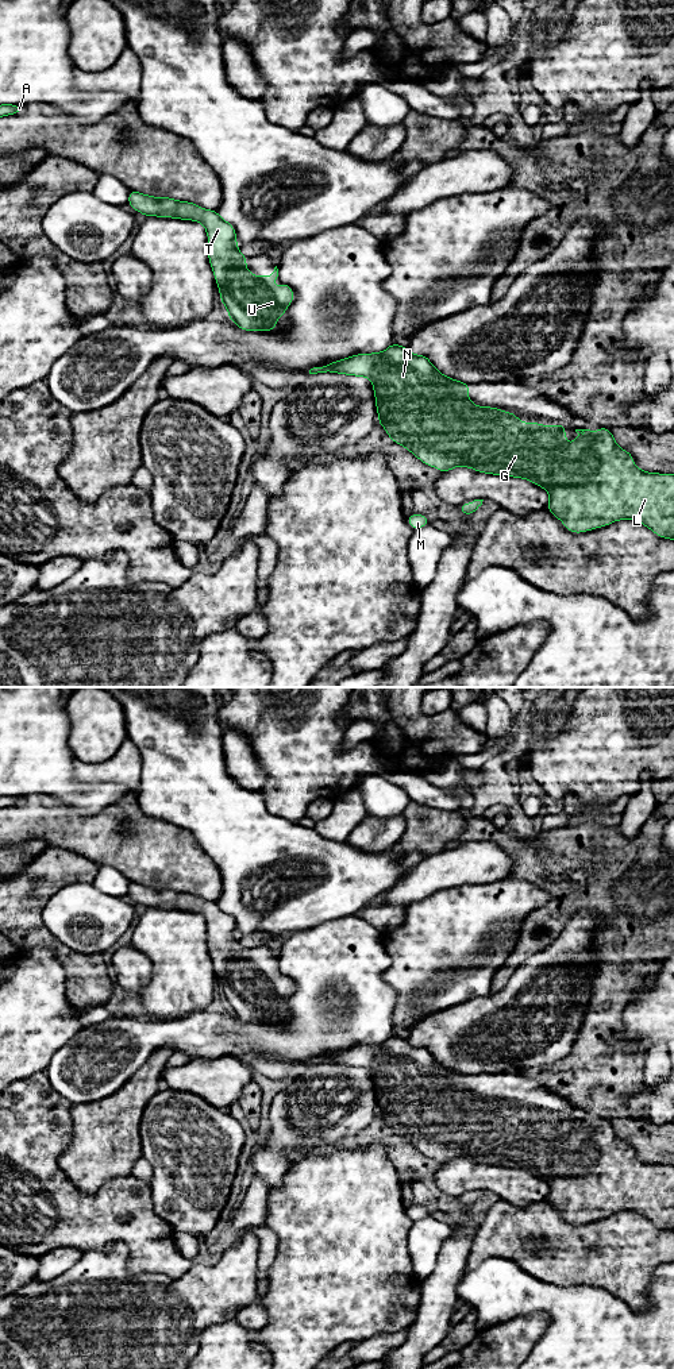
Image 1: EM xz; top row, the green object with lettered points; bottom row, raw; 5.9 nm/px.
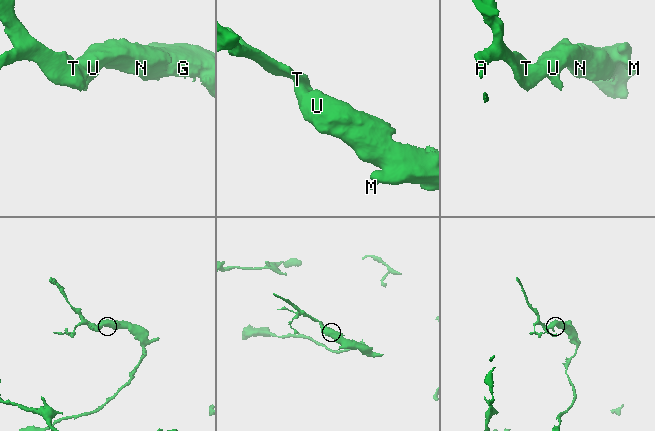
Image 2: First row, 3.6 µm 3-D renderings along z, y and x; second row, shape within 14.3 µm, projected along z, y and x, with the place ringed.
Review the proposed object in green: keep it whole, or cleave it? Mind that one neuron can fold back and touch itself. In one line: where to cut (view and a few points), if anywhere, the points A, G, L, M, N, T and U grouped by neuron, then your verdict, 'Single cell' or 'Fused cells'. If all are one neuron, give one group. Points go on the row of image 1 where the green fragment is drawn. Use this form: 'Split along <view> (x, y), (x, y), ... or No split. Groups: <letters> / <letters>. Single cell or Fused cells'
No split. Groups: A G L M N T U. Single cell

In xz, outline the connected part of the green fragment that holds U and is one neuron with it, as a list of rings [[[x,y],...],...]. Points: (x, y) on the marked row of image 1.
[[[130,190],[128,205],[146,217],[201,223],[208,235],[208,259],[230,320],[244,331],[273,331],[277,327],[278,317],[293,301],[293,289],[284,282],[274,288],[273,281],[278,277],[277,266],[269,277],[259,278],[246,269],[247,257],[239,252],[235,228],[216,211],[135,190]]]

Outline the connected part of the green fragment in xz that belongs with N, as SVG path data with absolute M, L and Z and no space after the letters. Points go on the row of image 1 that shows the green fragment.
M396 343L382 352L357 354L327 366L317 366L309 374L338 373L366 377L373 382L378 424L388 436L411 451L427 466L446 473L458 466L485 474L528 479L550 494L547 509L569 532L588 532L617 520L635 520L663 539L674 540L674 474L647 473L636 467L632 455L620 448L611 432L600 425L598 432L575 429L578 437L567 444L565 425L521 423L512 412L475 406L469 400L469 383L448 378L438 371L425 355L416 355Z

